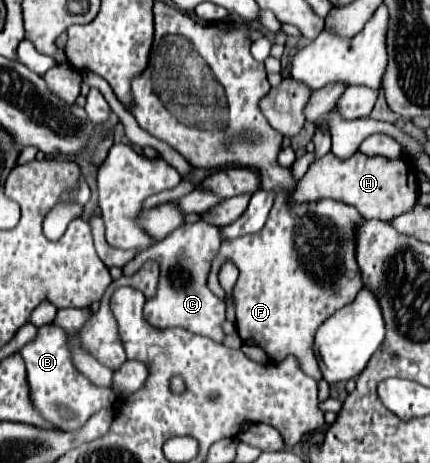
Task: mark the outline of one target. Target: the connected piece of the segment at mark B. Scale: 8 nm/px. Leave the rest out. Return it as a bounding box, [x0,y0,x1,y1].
[23,325,115,431]

